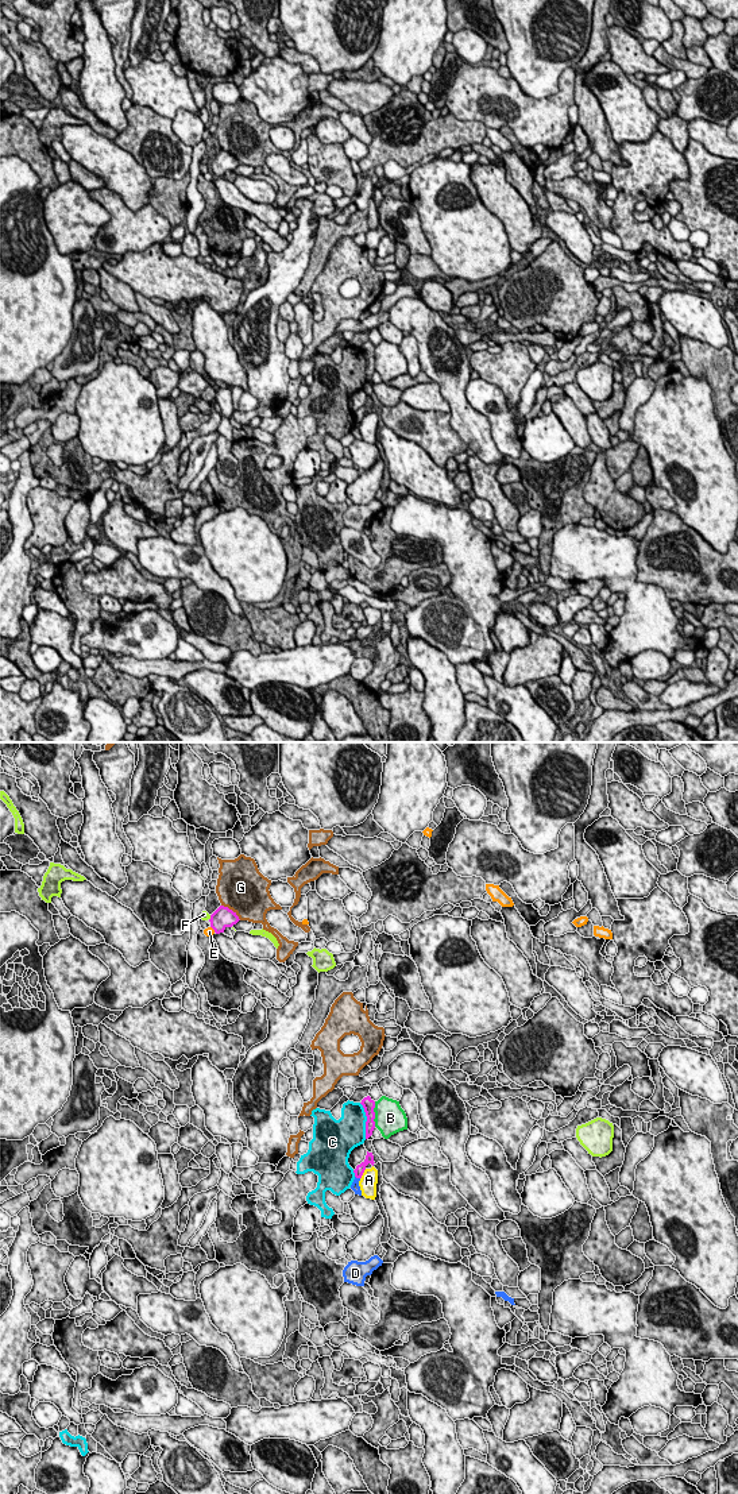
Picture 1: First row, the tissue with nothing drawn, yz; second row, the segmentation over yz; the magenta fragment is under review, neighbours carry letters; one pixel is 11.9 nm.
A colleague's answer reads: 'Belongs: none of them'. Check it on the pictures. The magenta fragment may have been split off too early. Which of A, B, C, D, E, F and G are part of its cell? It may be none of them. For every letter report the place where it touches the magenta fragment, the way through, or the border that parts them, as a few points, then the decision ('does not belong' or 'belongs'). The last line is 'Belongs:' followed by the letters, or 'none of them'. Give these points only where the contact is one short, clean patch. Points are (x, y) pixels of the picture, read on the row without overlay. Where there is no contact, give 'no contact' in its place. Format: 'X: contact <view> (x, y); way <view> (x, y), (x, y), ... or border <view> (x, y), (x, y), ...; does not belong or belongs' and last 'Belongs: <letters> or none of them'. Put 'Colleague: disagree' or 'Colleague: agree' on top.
Colleague: agree
A: contact yz (362, 419); does not belong
B: contact yz (374, 358); border yz (375, 346), (374, 370); does not belong
C: contact yz (367, 365); does not belong
D: contact yz (358, 421); border yz (355, 420), (359, 423); does not belong
E: contact yz (212, 172); does not belong
F: contact yz (211, 162); border yz (211, 159), (209, 163); does not belong
G: contact yz (231, 154); does not belong
Belongs: none of them

